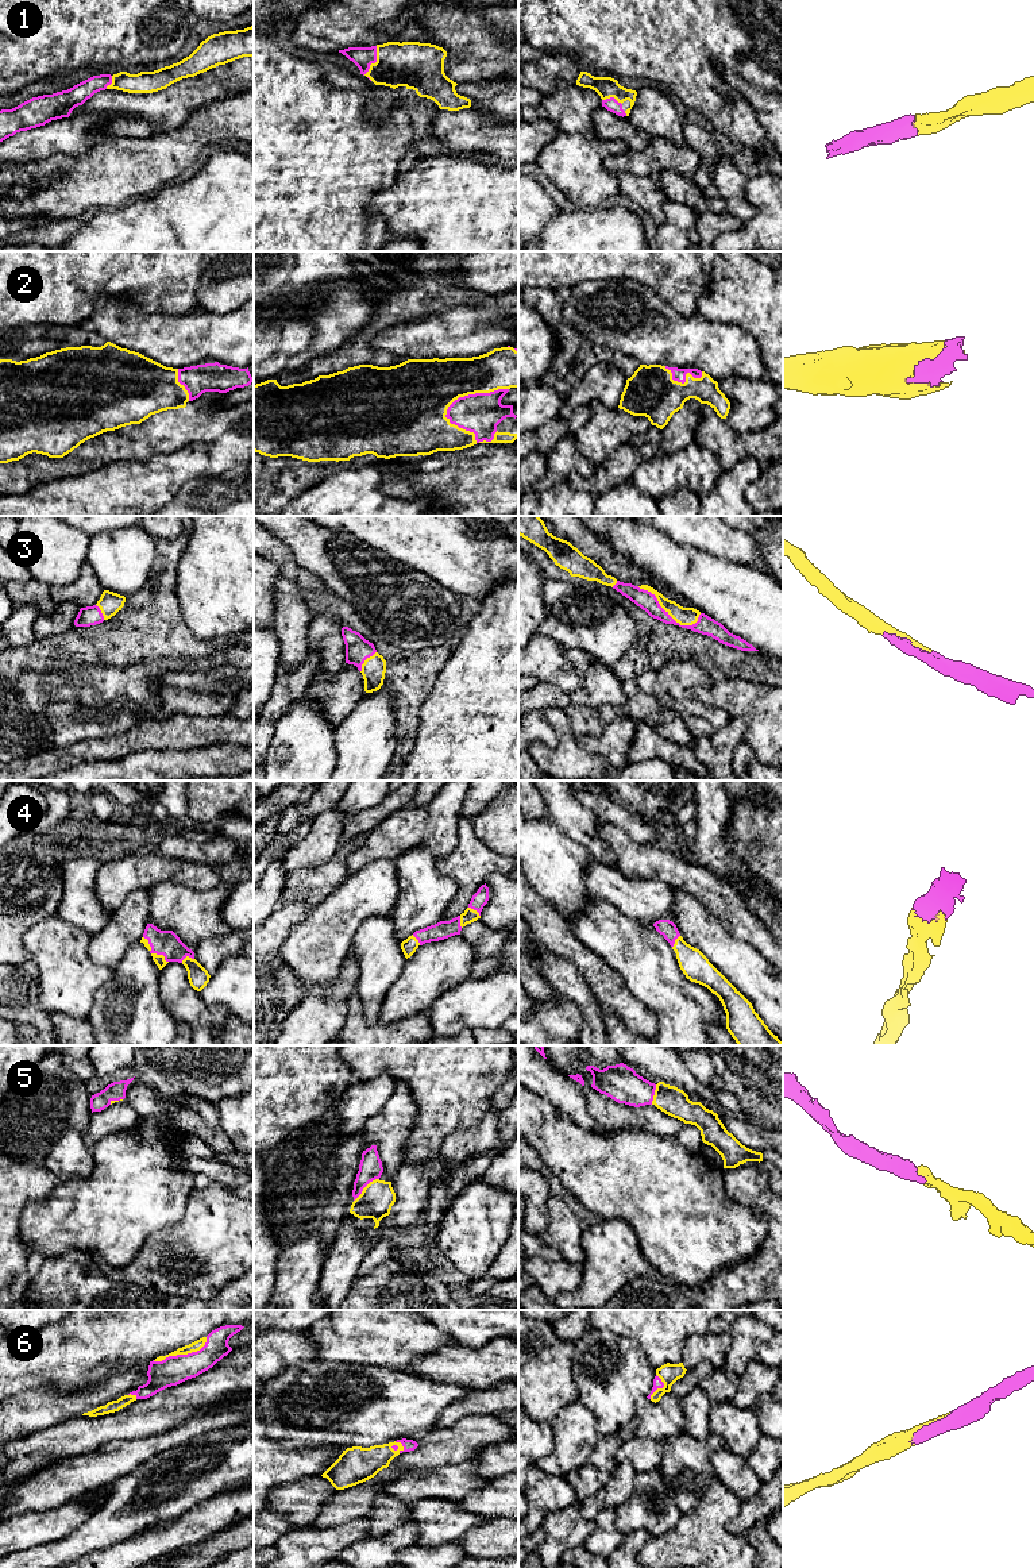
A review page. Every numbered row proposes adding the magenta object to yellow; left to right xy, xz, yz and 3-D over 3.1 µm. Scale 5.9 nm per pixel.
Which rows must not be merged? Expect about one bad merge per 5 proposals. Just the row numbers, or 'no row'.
no row

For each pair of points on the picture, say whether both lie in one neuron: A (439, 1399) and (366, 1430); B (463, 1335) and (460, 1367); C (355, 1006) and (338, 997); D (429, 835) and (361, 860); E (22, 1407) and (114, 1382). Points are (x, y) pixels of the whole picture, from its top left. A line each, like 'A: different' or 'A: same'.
A: same
B: different
C: different
D: same
E: same

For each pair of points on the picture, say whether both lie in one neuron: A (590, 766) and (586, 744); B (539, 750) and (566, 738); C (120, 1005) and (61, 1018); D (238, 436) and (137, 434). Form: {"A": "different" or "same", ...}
{"A": "different", "B": "same", "C": "different", "D": "different"}

